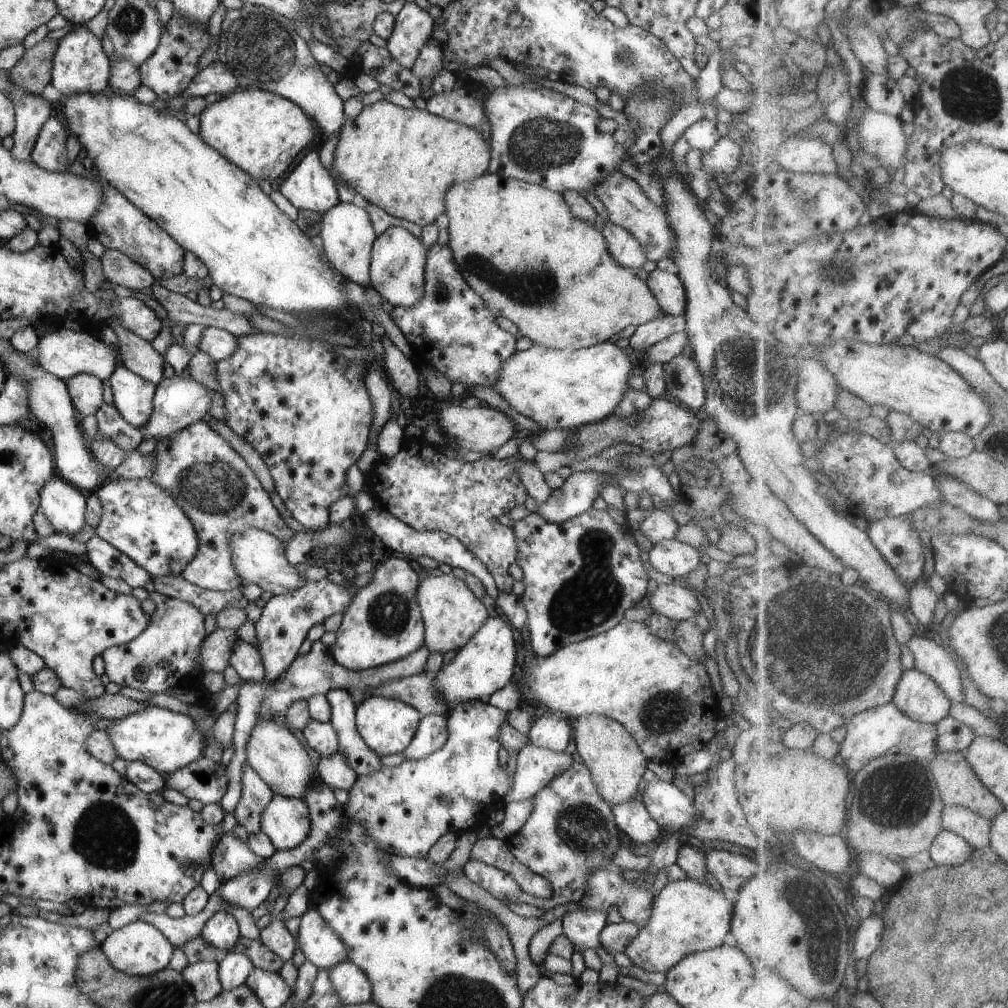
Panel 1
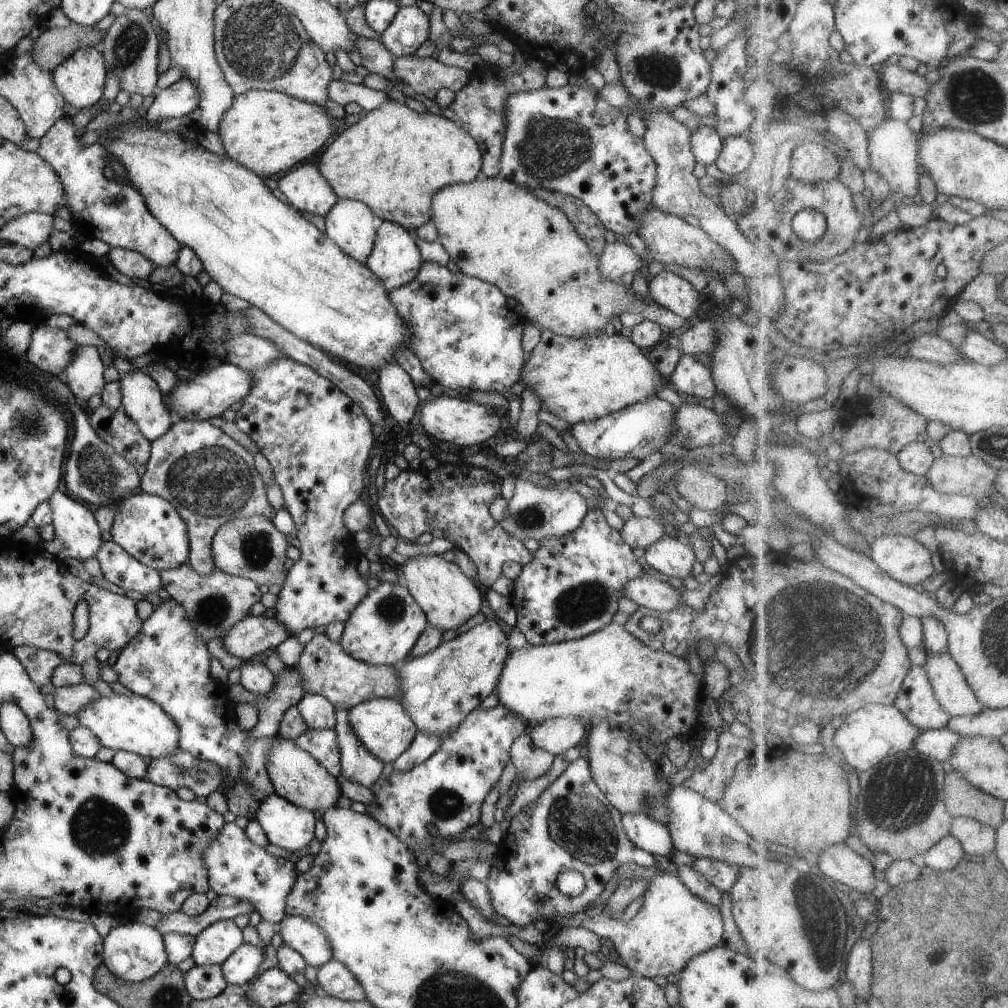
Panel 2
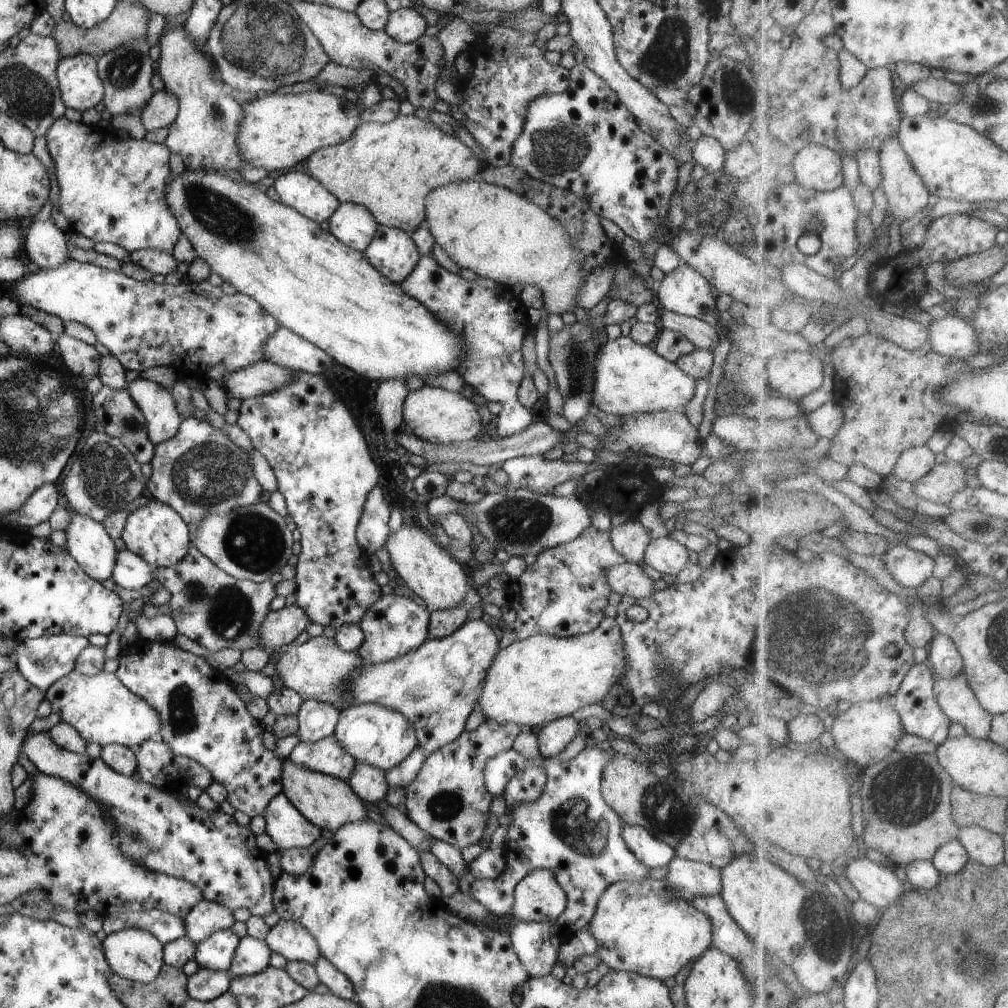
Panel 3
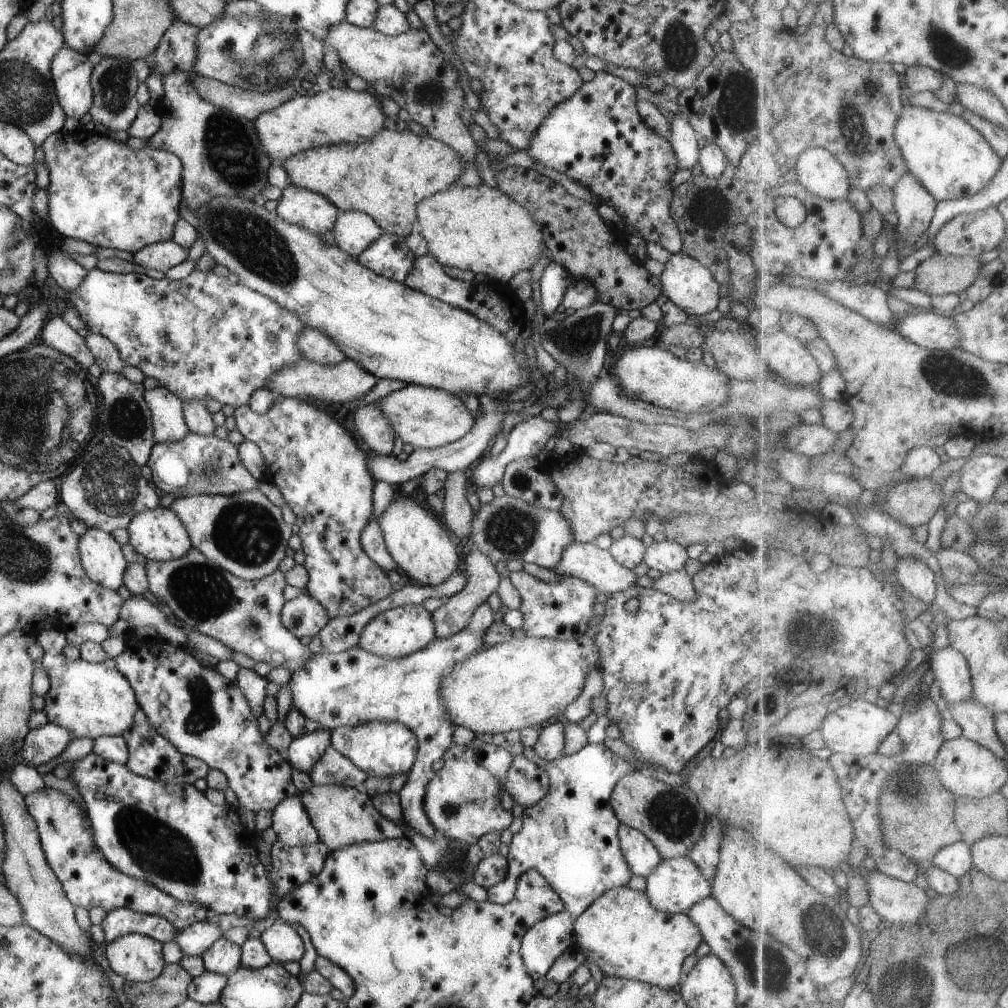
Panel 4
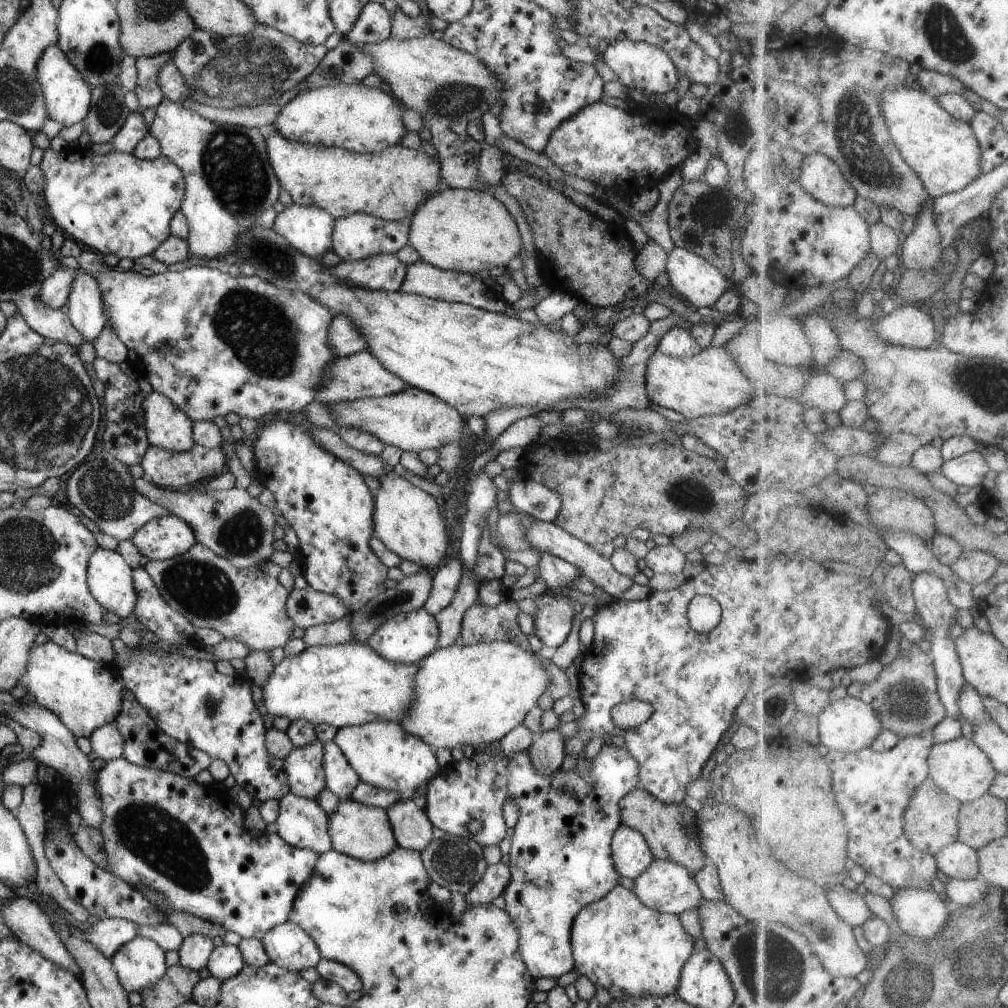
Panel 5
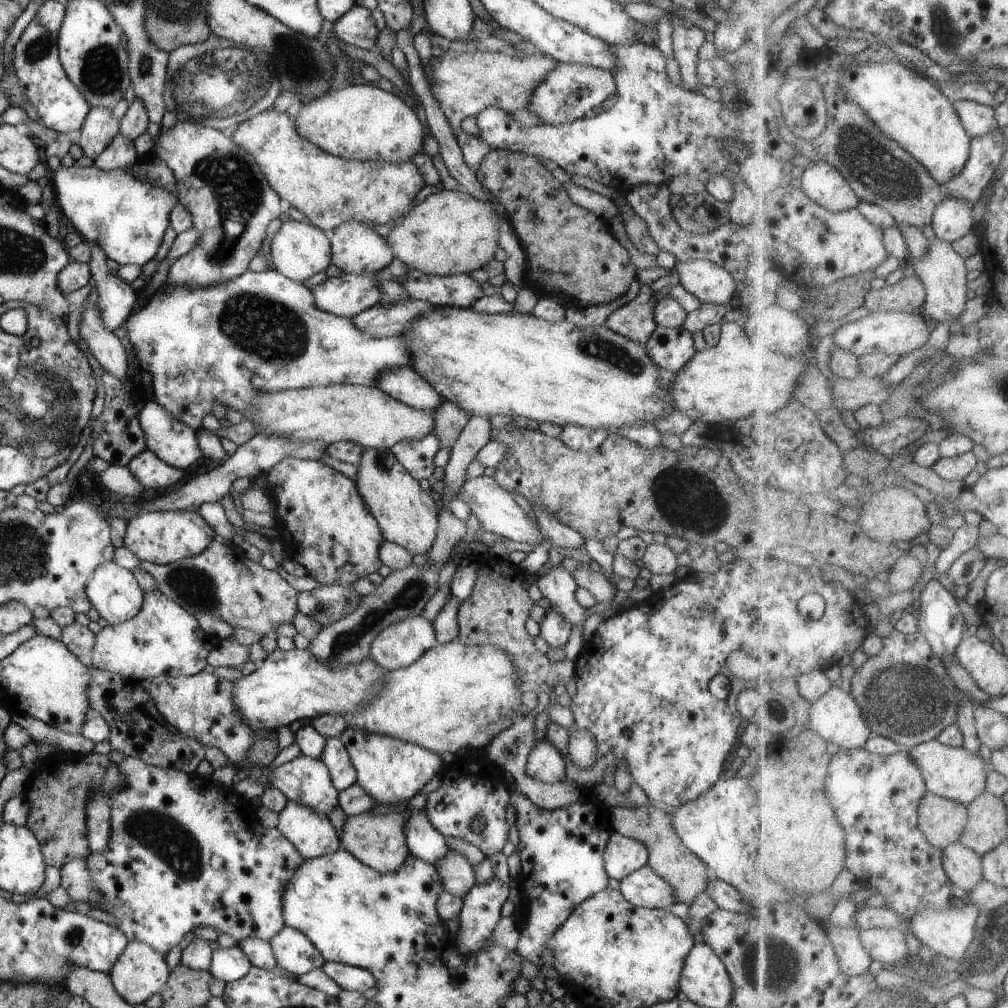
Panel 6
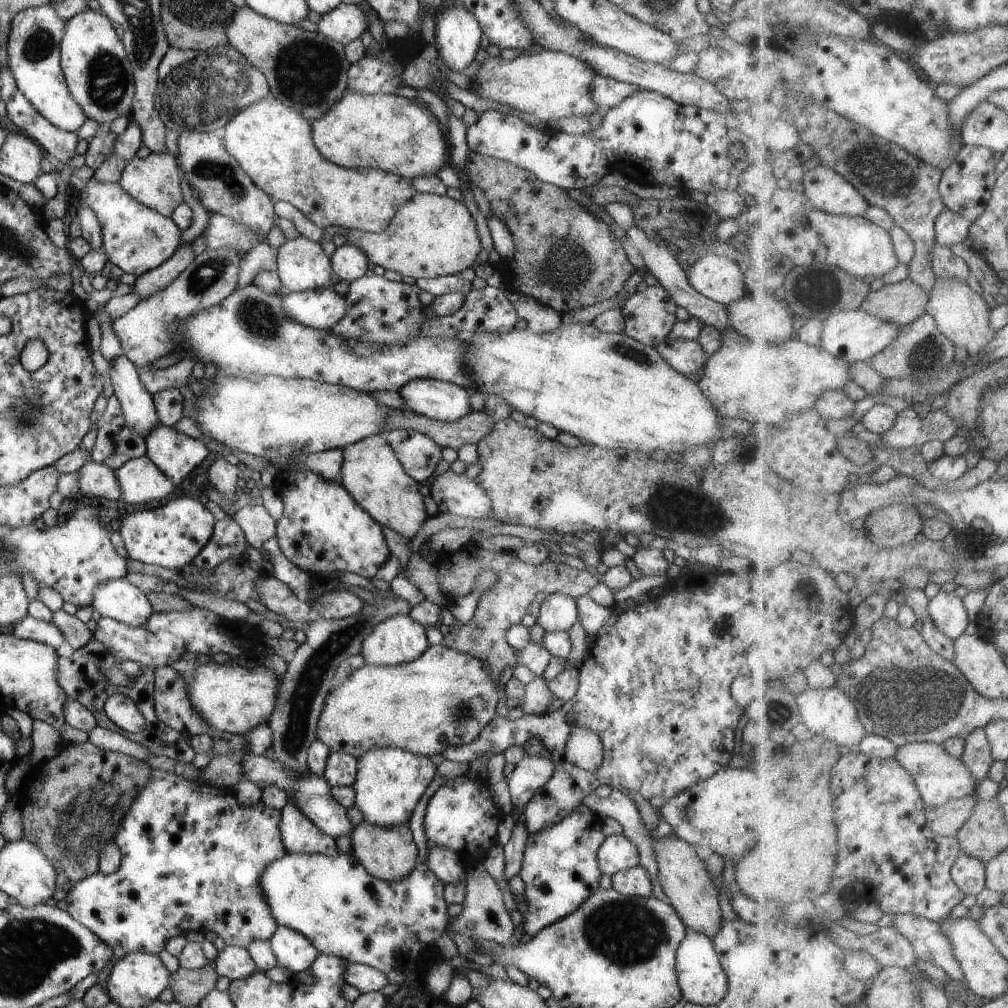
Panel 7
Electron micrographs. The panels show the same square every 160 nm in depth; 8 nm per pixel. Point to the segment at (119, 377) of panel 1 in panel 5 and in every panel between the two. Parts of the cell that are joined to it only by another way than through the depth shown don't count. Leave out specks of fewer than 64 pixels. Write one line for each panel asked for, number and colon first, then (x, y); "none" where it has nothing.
2: (141, 399)
3: (157, 405)
4: (166, 408)
5: (167, 426)

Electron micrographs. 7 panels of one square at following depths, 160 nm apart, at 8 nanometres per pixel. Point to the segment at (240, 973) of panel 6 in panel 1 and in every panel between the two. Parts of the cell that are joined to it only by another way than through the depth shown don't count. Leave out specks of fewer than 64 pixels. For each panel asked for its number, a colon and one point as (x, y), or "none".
1: (221, 930)
2: (215, 943)
3: (216, 952)
4: (224, 956)
5: (226, 960)

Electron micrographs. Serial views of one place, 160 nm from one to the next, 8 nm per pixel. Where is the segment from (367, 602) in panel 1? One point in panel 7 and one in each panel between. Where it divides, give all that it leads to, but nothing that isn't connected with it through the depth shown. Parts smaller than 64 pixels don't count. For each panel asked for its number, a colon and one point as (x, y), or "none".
2: (383, 628)
3: (394, 625)
4: (398, 632)
5: (406, 638)
6: (401, 643)
7: (397, 640)

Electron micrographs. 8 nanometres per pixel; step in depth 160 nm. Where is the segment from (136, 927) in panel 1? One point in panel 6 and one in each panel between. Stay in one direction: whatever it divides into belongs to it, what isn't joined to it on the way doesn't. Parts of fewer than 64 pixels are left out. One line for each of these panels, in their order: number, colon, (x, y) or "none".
2: (133, 952)
3: (136, 954)
4: (138, 959)
5: (140, 963)
6: (139, 972)

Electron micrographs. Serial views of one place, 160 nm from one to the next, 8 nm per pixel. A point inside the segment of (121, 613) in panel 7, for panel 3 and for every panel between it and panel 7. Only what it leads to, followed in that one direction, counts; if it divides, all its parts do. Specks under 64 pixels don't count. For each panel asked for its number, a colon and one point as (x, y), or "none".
3: (87, 541)
4: (100, 554)
5: (109, 578)
6: (113, 591)

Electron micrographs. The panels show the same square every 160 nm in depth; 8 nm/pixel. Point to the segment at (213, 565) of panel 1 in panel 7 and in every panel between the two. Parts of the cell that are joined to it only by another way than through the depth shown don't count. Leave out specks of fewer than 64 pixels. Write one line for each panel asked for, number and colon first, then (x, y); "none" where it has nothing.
2: (209, 478)
3: (199, 470)
4: (197, 464)
5: (171, 470)
6: (151, 471)
7: (139, 480)

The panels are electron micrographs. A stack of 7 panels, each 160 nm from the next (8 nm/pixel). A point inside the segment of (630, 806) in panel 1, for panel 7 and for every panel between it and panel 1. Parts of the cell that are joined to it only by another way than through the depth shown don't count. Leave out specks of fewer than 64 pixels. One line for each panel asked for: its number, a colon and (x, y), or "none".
2: (647, 833)
3: (653, 852)
4: (643, 858)
5: (632, 855)
6: (622, 855)
7: (617, 853)

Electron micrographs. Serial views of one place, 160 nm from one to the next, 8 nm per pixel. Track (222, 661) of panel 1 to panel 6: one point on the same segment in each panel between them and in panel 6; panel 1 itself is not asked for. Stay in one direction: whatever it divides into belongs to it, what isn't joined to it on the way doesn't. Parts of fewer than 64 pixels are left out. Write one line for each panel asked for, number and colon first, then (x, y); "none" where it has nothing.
2: (251, 636)
3: (278, 628)
4: (303, 616)
5: (306, 607)
6: (328, 603)

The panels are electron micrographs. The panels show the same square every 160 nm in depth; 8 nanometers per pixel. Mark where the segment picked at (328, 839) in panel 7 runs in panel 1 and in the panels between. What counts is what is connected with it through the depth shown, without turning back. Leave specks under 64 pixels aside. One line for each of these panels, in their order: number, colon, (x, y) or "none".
1: (285, 820)
2: (287, 825)
3: (284, 824)
4: (290, 821)
5: (301, 822)
6: (312, 834)

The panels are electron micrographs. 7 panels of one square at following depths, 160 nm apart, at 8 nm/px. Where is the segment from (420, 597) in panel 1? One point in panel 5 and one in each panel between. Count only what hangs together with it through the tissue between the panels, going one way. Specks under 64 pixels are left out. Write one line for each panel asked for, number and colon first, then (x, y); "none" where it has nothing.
2: (449, 598)
3: (432, 573)
4: (419, 543)
5: (406, 519)

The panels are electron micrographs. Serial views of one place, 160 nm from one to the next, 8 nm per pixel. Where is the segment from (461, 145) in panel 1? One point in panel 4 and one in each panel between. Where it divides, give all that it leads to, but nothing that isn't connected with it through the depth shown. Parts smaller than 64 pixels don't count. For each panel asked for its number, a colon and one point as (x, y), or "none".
2: (394, 159)
3: (389, 168)
4: (386, 177)

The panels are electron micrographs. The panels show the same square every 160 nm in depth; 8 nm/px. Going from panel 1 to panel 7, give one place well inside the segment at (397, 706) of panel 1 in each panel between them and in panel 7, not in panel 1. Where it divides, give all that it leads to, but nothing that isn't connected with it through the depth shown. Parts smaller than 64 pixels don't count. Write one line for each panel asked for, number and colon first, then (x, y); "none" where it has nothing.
2: (383, 726)
3: (375, 734)
4: (380, 748)
5: (384, 755)
6: (390, 770)
7: (390, 782)

